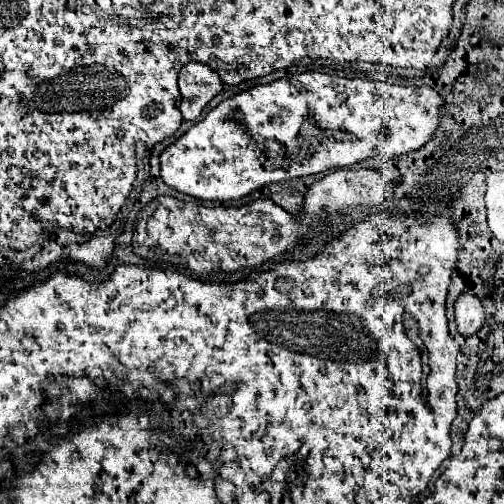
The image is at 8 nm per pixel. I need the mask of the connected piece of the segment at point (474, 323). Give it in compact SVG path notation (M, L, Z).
M463 293L455 303L455 317L457 317L457 327L461 335L475 335L485 321L481 299L475 295Z

